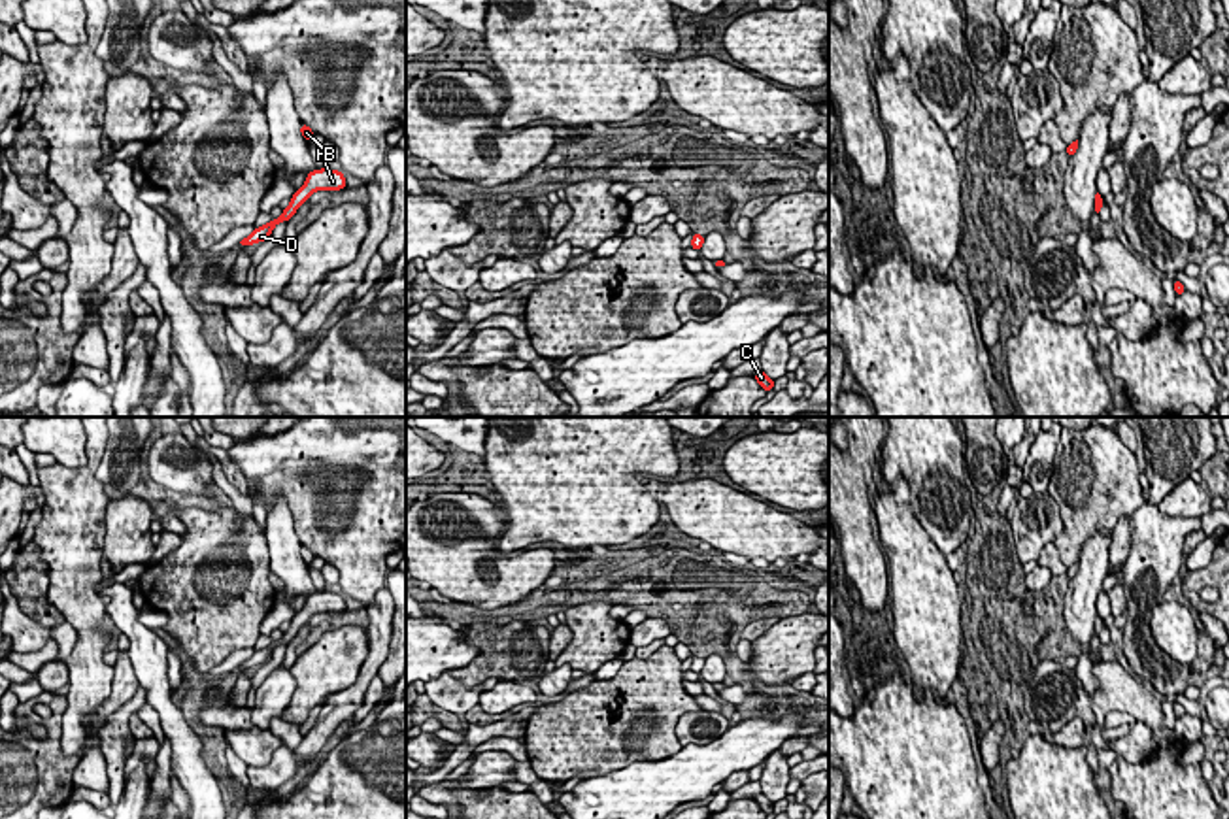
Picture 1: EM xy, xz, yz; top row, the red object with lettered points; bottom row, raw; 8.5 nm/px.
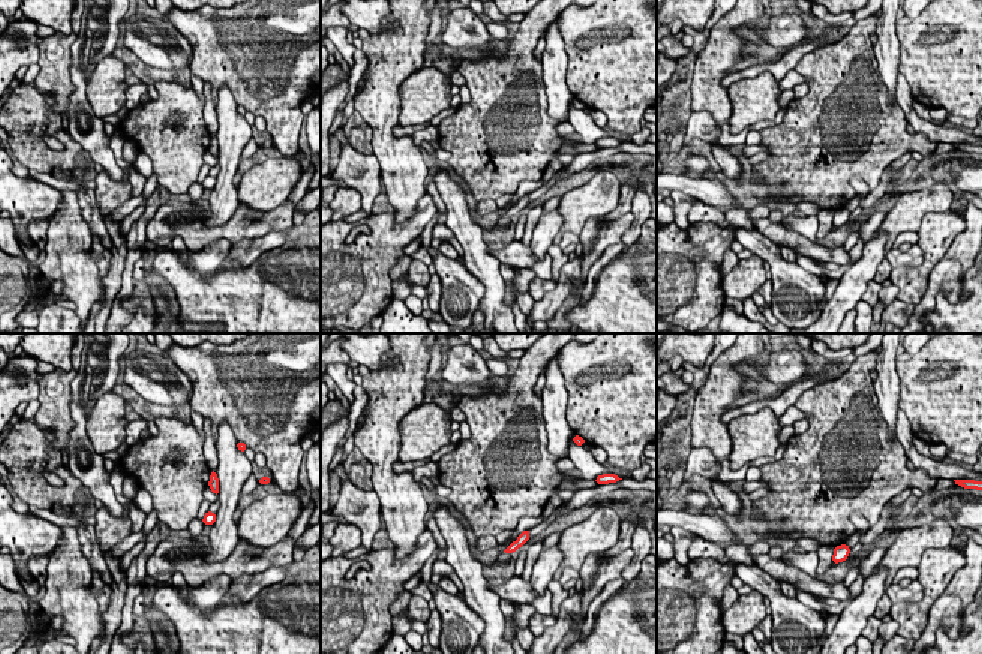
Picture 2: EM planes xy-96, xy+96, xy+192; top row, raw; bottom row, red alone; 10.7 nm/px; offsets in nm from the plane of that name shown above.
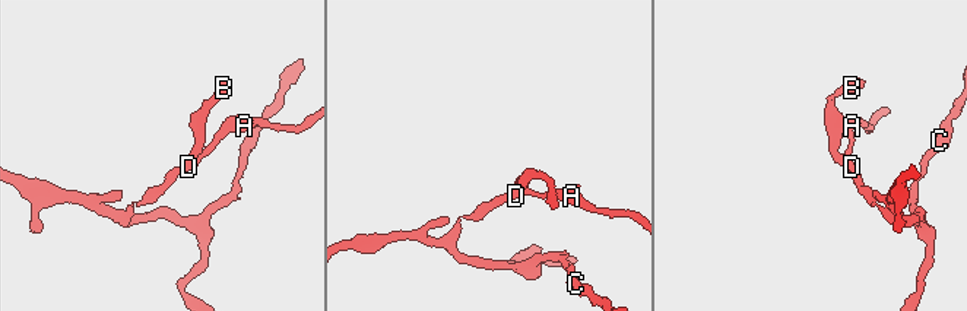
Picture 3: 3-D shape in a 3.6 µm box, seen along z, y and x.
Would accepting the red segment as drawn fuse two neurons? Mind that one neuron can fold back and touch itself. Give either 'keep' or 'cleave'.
keep

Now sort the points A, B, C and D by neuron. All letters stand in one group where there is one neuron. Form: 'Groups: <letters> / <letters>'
Groups: A B C D

